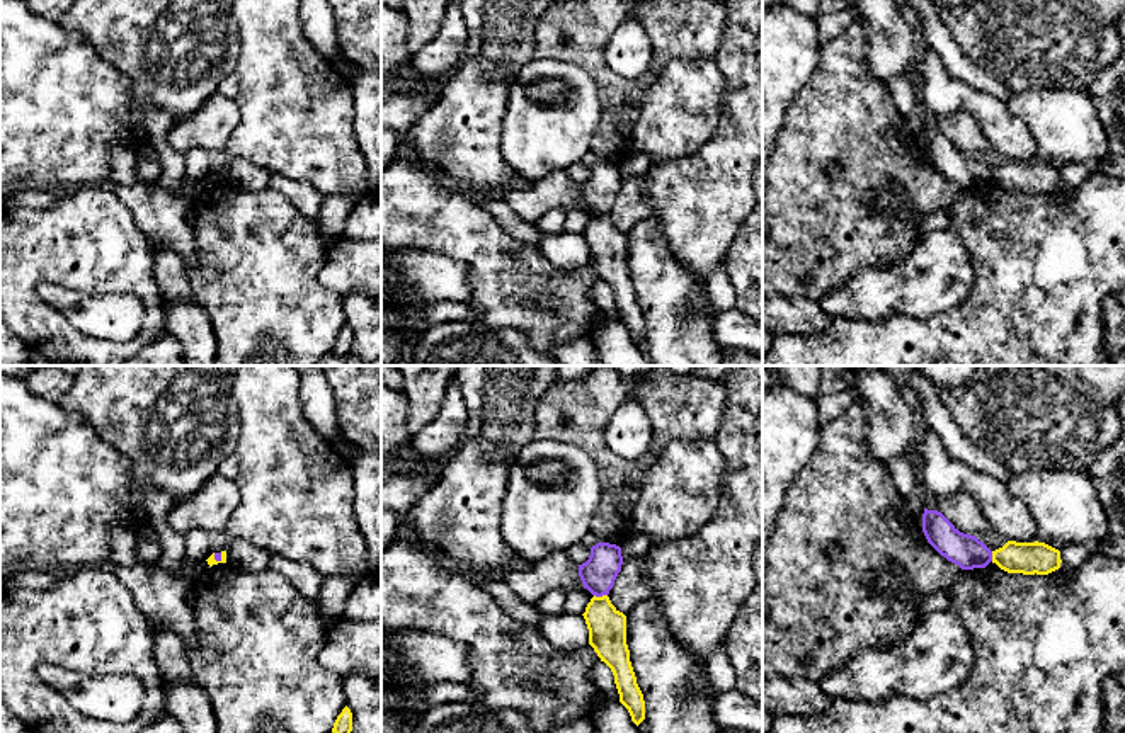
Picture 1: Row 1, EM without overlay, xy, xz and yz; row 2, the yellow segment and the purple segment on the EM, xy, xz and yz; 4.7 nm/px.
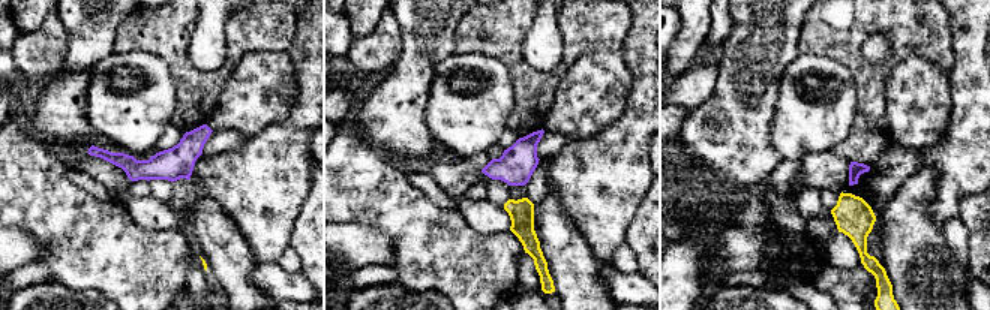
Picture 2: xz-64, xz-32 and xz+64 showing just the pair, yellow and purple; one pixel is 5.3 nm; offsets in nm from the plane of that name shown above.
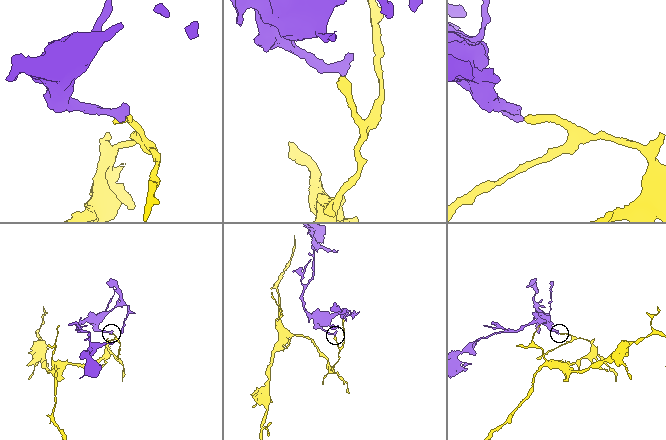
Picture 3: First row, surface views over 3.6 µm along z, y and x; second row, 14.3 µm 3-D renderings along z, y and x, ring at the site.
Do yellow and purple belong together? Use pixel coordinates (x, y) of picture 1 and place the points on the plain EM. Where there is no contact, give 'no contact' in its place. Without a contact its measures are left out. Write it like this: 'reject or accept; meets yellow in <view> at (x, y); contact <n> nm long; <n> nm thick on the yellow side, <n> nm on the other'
reject; meets yellow in xz at (603, 215); contact 60 nm long; 180 nm thick on the yellow side, 170 nm on the other

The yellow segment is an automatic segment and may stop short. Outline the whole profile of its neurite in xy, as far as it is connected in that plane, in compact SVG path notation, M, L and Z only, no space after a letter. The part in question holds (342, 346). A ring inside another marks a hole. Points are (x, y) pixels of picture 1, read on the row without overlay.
M345 325L342 328L342 332L337 335L332 352L335 352L340 357L347 357L352 350L352 332L351 328Z

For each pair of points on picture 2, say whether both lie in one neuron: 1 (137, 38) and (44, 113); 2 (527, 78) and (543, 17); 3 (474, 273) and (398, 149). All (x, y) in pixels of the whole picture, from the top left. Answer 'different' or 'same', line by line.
1: different
2: different
3: different

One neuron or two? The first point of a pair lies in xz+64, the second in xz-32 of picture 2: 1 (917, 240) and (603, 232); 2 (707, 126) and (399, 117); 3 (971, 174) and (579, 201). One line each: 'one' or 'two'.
1: two
2: one
3: one

